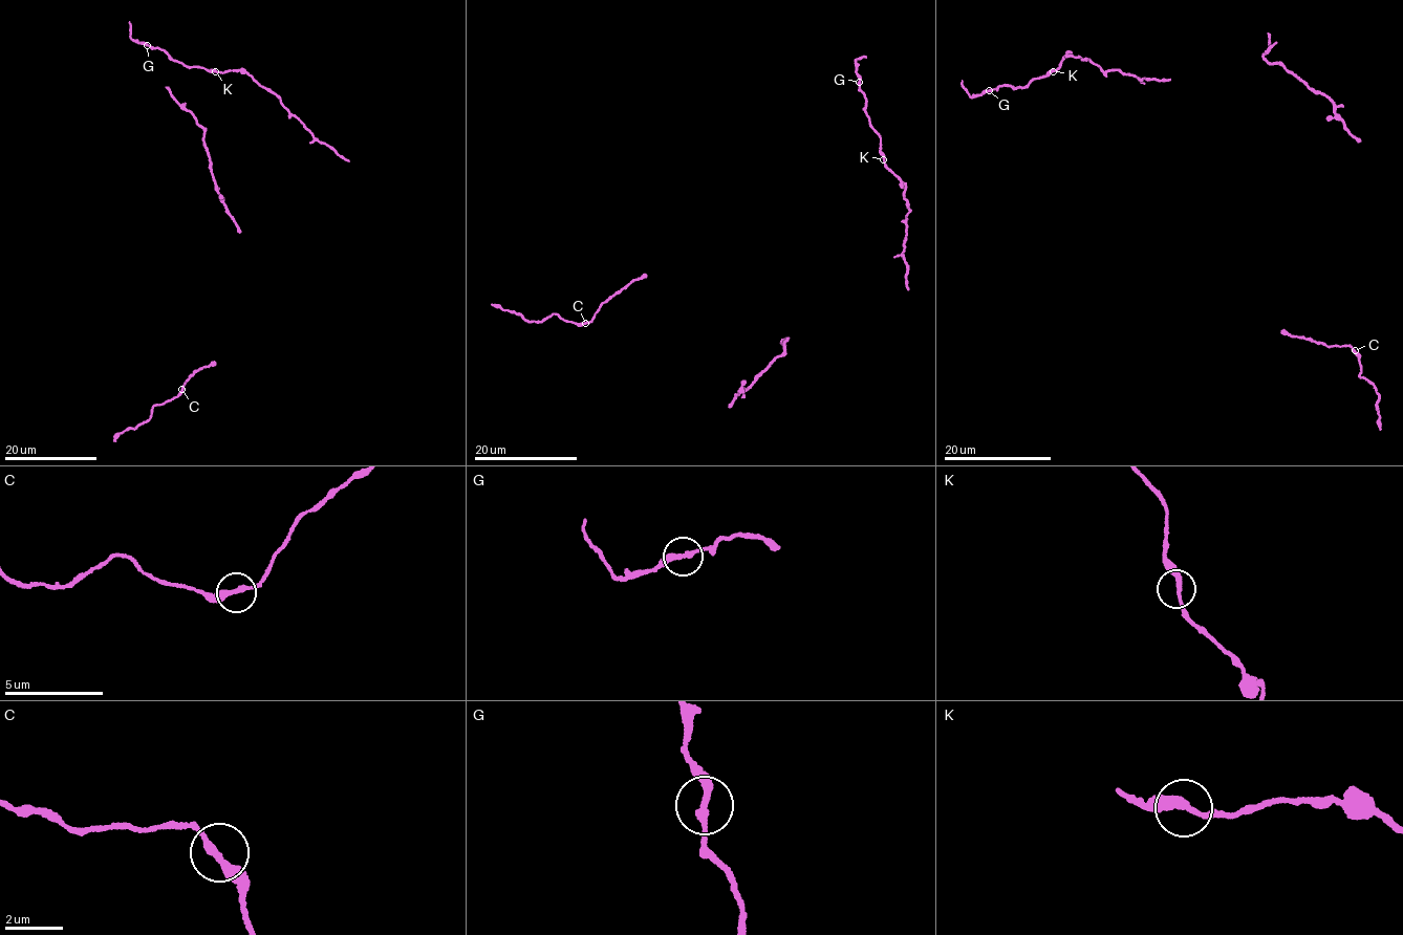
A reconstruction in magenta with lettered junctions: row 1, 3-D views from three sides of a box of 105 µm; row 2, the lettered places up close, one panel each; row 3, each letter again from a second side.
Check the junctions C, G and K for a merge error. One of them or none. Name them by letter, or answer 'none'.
none

